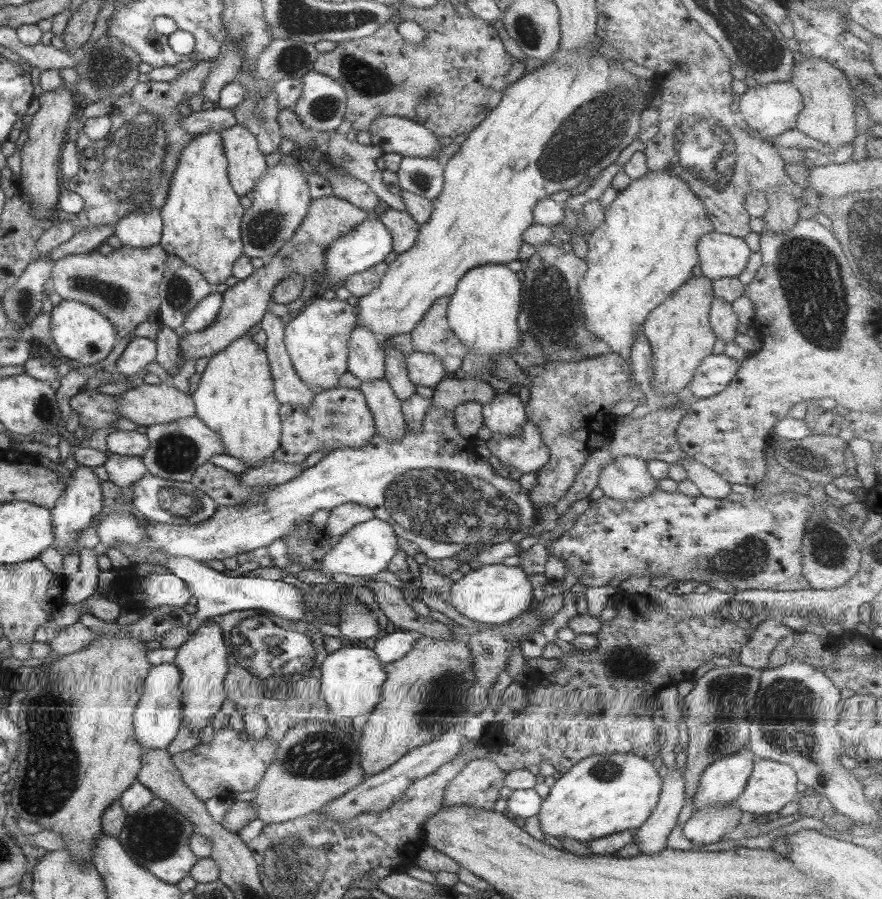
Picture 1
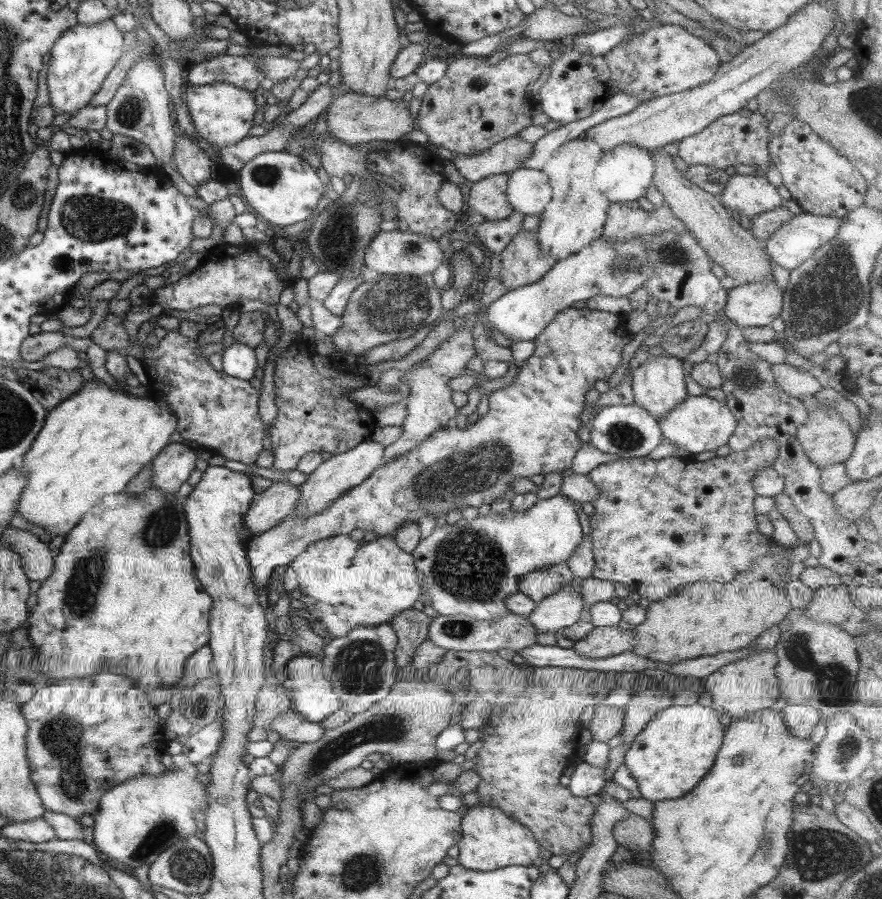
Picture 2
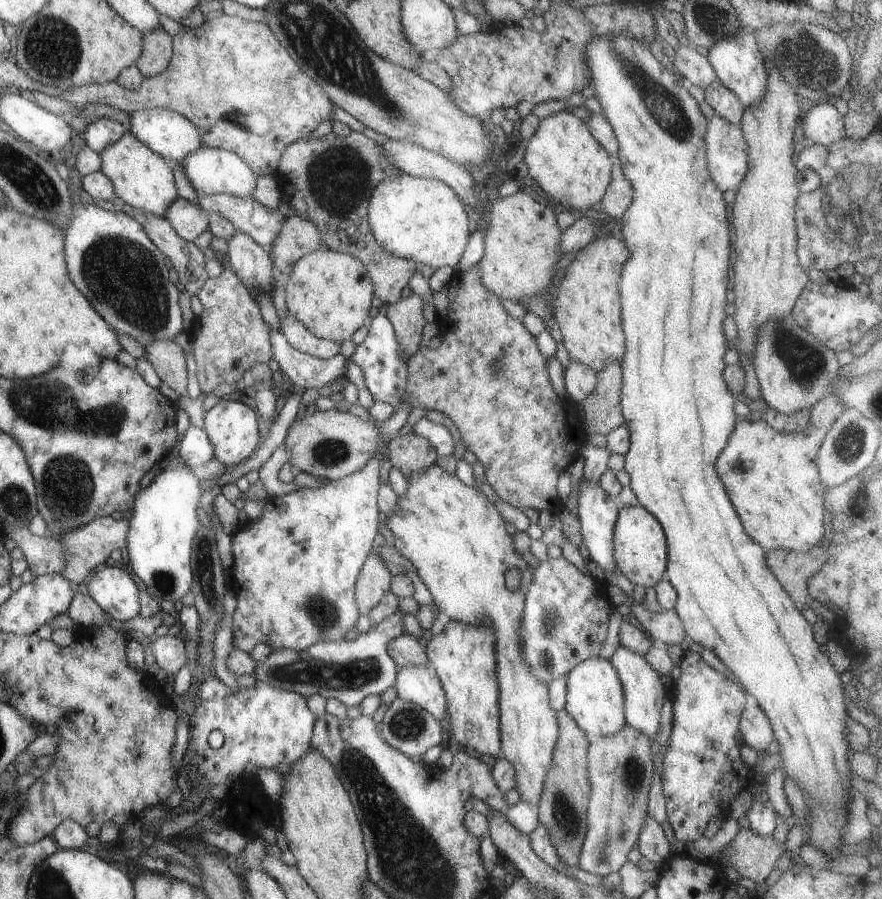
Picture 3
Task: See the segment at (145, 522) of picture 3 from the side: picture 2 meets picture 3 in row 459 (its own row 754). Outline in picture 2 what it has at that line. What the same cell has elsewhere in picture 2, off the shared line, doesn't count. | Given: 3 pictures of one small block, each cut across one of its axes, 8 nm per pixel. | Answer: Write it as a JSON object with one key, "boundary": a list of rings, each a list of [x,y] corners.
{"boundary":[[[175,754],[171,756],[171,761],[175,769],[166,769],[163,774],[157,774],[157,776],[149,776],[149,774],[131,776],[101,794],[97,811],[93,814],[91,845],[102,858],[121,862],[124,864],[123,867],[150,866],[158,855],[173,843],[197,832],[195,816],[202,819],[205,805],[207,805],[207,790],[205,790],[205,785],[198,782],[195,777],[199,774],[196,766],[190,764],[185,756]]]}

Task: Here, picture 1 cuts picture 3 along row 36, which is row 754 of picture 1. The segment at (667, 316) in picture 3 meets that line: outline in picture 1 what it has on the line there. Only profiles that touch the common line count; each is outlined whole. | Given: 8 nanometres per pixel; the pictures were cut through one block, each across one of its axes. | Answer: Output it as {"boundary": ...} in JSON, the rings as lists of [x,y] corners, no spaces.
{"boundary":[[[633,754],[592,755],[561,775],[542,800],[537,814],[542,833],[586,843],[625,830],[636,830],[649,818],[662,785],[653,764]]]}

